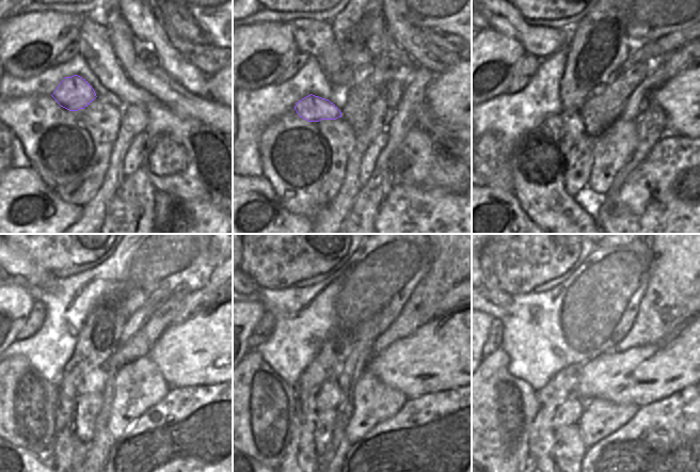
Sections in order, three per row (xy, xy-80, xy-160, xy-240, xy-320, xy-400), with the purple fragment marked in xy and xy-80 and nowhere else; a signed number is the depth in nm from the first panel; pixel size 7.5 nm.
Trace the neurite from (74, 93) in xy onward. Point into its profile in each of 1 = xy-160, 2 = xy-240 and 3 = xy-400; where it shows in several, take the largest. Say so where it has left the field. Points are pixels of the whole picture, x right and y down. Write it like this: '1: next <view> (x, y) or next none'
1: next xy-160 (561, 125)
2: next xy-240 (94, 381)
3: next xy-400 (570, 413)

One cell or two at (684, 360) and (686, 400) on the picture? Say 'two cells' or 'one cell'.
two cells

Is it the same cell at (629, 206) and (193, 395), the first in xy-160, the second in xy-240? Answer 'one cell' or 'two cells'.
one cell

